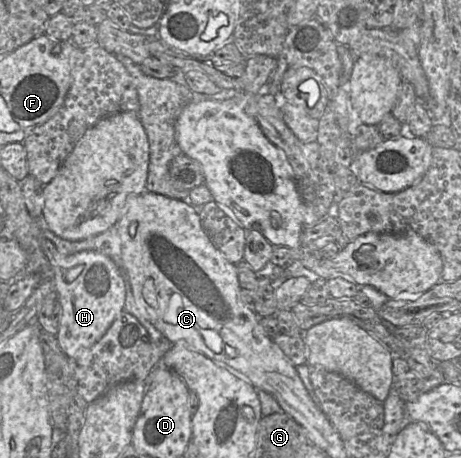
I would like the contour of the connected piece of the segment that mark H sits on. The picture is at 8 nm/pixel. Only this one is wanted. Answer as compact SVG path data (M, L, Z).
M40 223L39 244L52 268L54 289L61 304L56 338L63 353L76 361L106 333L118 314L124 310L125 281L119 267L108 256L91 250L61 254L51 240L43 236L42 229Z

